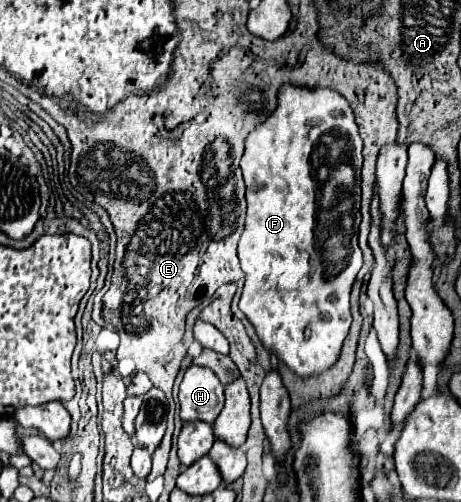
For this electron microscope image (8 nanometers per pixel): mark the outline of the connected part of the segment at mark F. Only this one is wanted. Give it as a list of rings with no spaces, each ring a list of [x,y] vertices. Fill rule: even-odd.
[[[283,86],[279,92],[279,104],[277,110],[267,118],[267,122],[263,126],[257,126],[245,140],[245,154],[241,158],[241,170],[243,170],[243,178],[245,178],[245,186],[247,186],[247,220],[245,220],[245,230],[241,234],[239,240],[239,260],[241,260],[241,268],[245,272],[245,286],[243,286],[243,294],[239,300],[239,310],[247,316],[247,320],[253,324],[261,344],[265,350],[269,350],[271,354],[275,352],[275,356],[285,362],[285,366],[297,374],[299,378],[313,378],[323,374],[325,370],[329,370],[341,352],[343,340],[349,334],[349,326],[351,326],[351,310],[349,310],[349,292],[351,286],[355,282],[355,276],[359,272],[359,268],[363,266],[363,256],[361,252],[353,252],[353,236],[355,234],[341,234],[341,240],[335,238],[333,234],[327,234],[325,230],[319,232],[319,194],[323,192],[323,182],[319,182],[319,172],[329,172],[327,178],[331,178],[331,172],[335,172],[341,166],[341,158],[339,156],[355,156],[359,158],[359,162],[355,160],[353,174],[355,174],[355,182],[353,188],[347,190],[347,194],[351,194],[351,206],[359,206],[361,202],[361,180],[359,180],[359,170],[361,170],[361,138],[357,132],[357,124],[353,118],[353,110],[349,106],[349,102],[337,94],[335,90],[325,90],[325,88],[295,88],[295,86]]]

